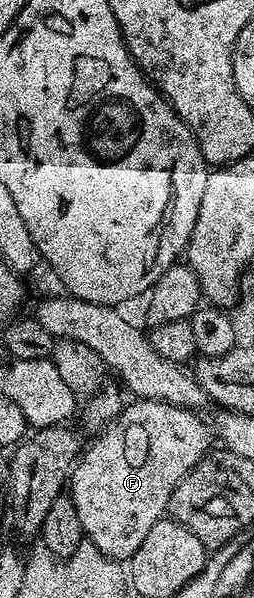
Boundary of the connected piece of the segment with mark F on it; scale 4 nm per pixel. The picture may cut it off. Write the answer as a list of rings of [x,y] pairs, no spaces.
[[[136,399],[125,406],[115,423],[103,428],[103,430],[93,438],[97,439],[94,440],[89,447],[87,444],[86,450],[81,454],[78,462],[72,468],[72,474],[70,476],[70,494],[74,501],[74,509],[78,509],[78,521],[84,530],[84,539],[94,544],[102,554],[109,555],[111,559],[117,561],[131,560],[132,555],[138,549],[138,545],[142,545],[146,533],[150,533],[150,529],[154,529],[154,525],[157,521],[165,518],[168,502],[174,493],[174,489],[180,484],[182,477],[186,477],[188,470],[200,459],[204,458],[210,450],[210,444],[208,444],[208,431],[210,435],[209,424],[207,427],[196,415],[199,414],[197,414],[195,410],[187,407],[179,407],[173,403],[165,403],[162,399]]]

